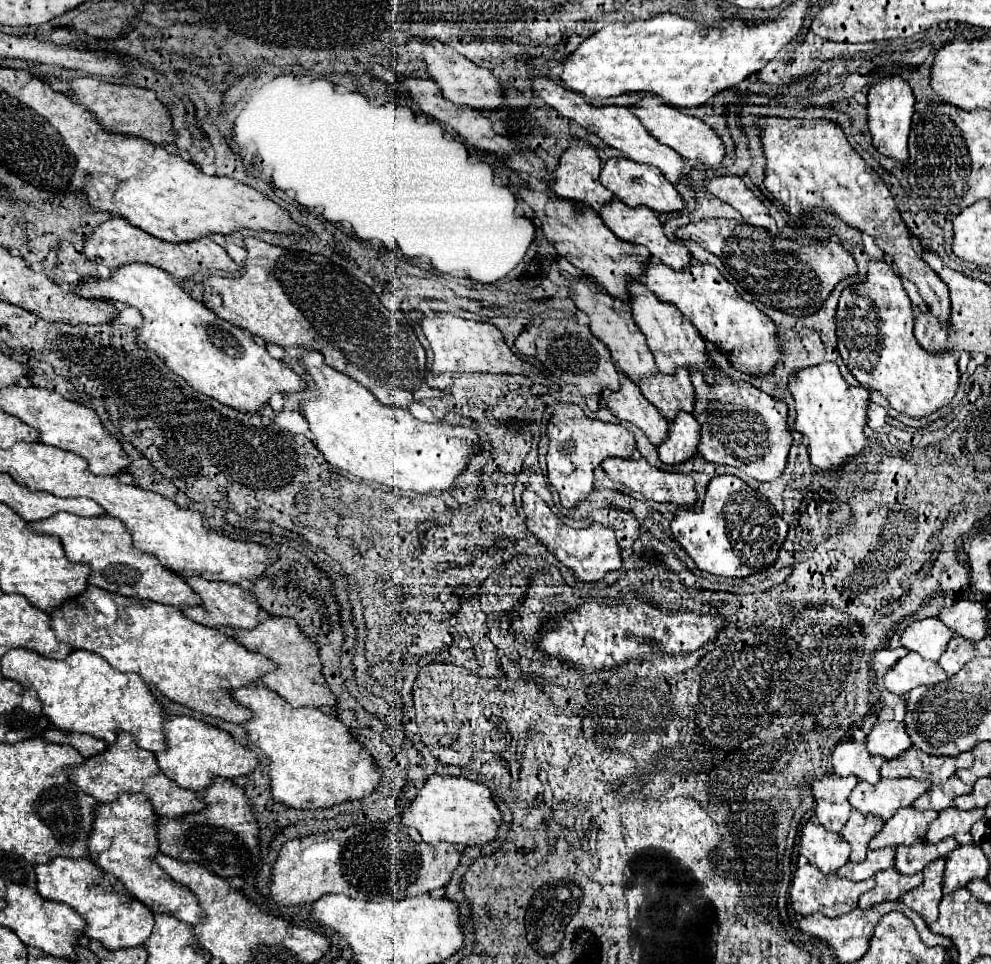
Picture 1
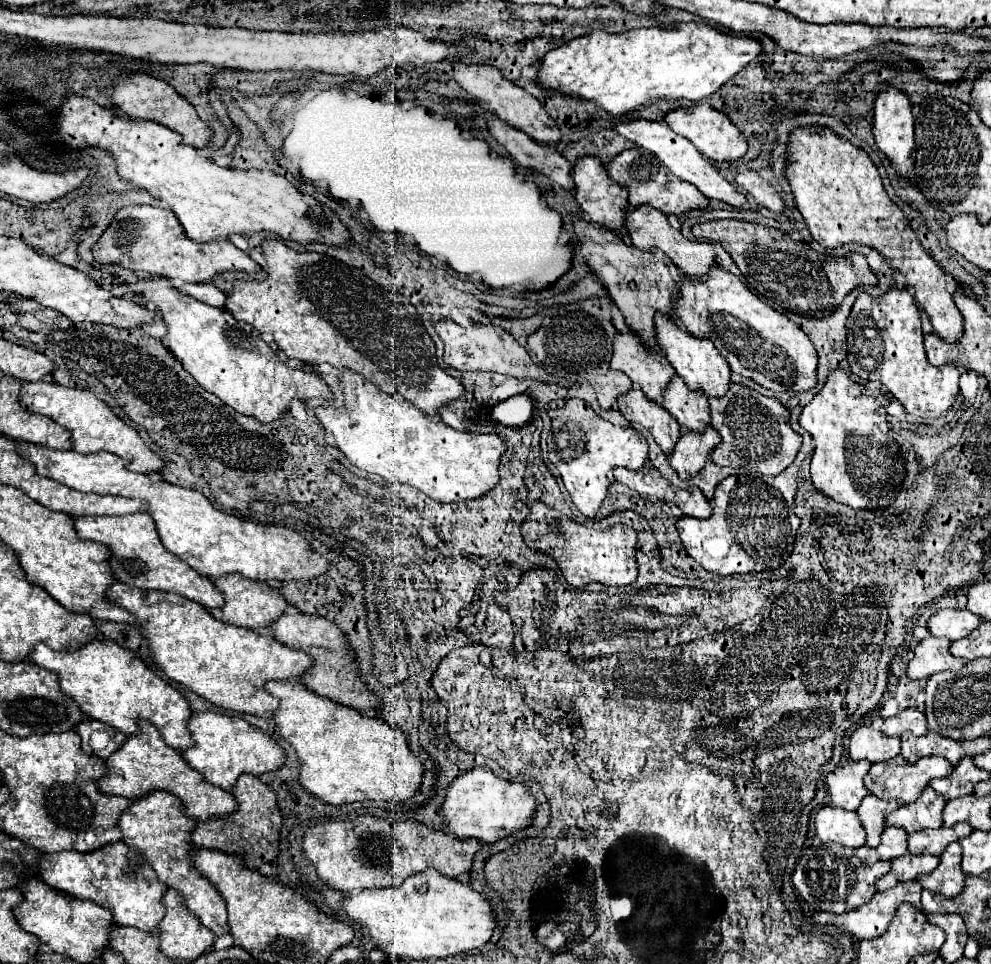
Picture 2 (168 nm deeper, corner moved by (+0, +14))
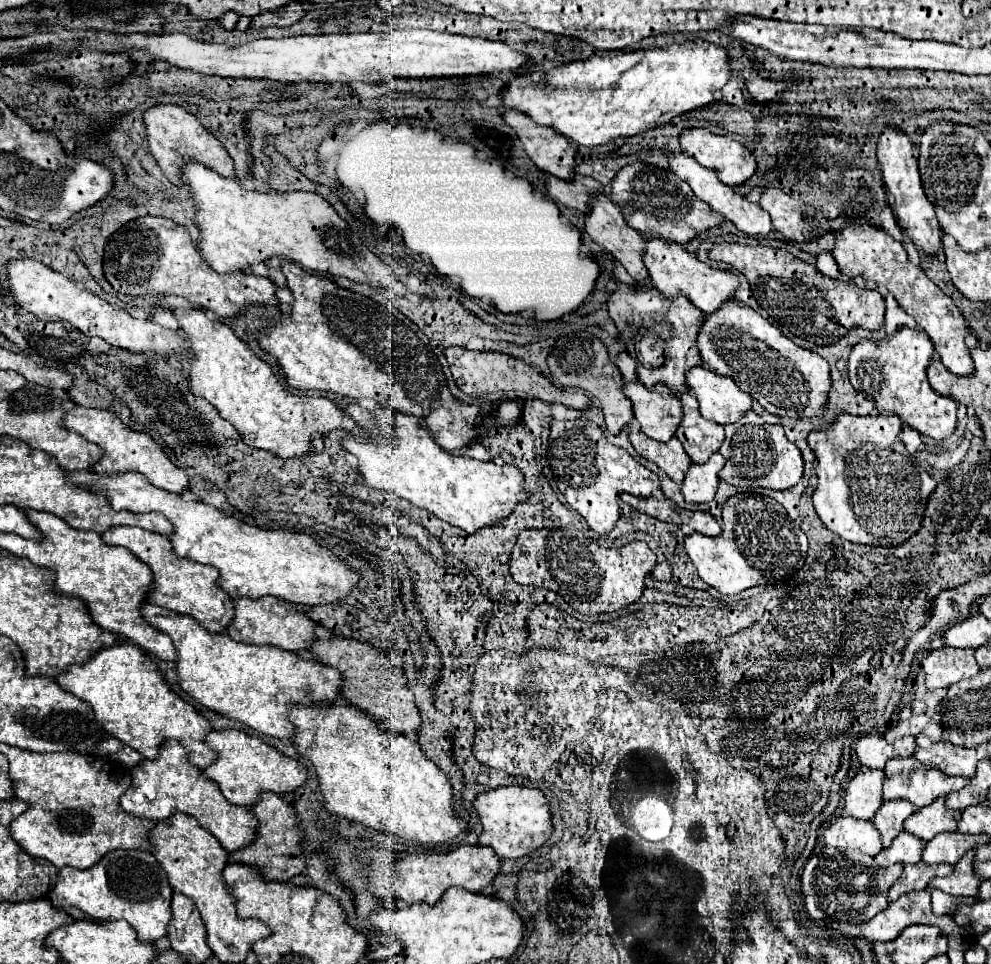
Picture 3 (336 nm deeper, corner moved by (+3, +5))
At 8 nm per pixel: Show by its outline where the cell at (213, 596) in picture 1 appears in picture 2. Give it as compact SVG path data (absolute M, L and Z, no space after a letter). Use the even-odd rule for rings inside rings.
M221 576L219 580L215 580L215 578L211 578L211 580L225 596L225 606L223 608L209 610L221 622L235 624L235 626L249 628L249 630L269 628L279 616L285 614L285 608L289 606L287 600L283 598L283 594L277 588L271 588L267 582L257 582L257 580L243 578L243 576Z

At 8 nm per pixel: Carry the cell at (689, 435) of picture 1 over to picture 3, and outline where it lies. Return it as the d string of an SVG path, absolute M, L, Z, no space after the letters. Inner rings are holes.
M716 451L704 465L692 463L680 485L680 491L688 503L708 503L718 489L718 471L724 467L726 459Z

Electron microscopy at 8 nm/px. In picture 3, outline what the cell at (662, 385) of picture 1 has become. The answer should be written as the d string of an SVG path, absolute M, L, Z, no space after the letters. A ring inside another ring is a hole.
M682 393L680 401L684 421L680 421L680 433L676 433L676 437L694 463L706 463L708 457L720 449L724 427L716 425L716 421L704 419L698 411L698 401L690 393Z

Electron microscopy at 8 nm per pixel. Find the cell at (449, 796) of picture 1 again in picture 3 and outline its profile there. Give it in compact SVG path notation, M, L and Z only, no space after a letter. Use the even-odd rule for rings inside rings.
M496 787L488 793L480 793L472 807L482 825L478 845L490 845L500 859L518 859L530 855L550 837L552 815L548 801L540 789Z

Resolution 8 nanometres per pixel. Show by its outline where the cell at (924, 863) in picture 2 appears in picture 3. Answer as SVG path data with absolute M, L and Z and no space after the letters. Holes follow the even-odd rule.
M920 861L916 865L904 865L902 875L898 877L898 881L888 891L888 901L896 901L904 893L924 889L930 879L934 879L938 875L950 875L950 873L952 873L952 865L948 865L948 863L926 865Z

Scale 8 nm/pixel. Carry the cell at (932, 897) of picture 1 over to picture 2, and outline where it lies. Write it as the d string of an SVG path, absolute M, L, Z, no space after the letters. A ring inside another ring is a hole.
M949 844L941 854L939 866L931 874L923 874L917 880L923 884L925 890L935 894L943 894L945 898L957 896L965 888L965 874L961 870L961 844Z

